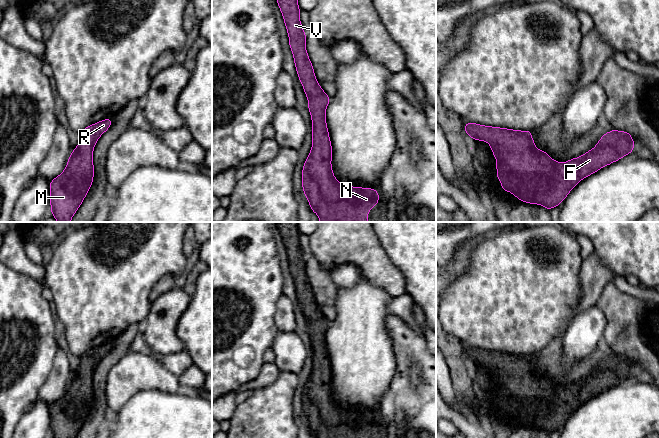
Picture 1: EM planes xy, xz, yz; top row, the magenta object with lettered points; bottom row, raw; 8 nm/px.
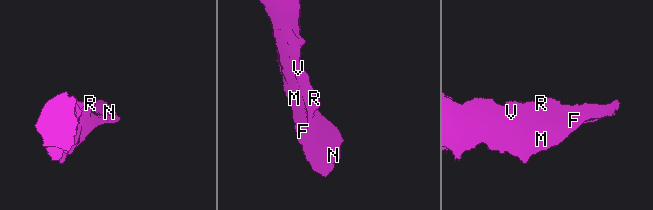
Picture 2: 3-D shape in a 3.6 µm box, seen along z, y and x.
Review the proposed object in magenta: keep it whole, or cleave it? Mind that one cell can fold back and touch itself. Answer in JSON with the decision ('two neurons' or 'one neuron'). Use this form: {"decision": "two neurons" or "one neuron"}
{"decision": "one neuron"}

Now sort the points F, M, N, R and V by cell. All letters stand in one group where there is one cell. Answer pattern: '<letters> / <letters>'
F M N R V

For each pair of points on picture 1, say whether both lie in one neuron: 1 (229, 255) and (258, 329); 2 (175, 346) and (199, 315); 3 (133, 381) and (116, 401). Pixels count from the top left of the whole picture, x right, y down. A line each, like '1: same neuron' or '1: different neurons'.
1: same neuron
2: different neurons
3: same neuron

